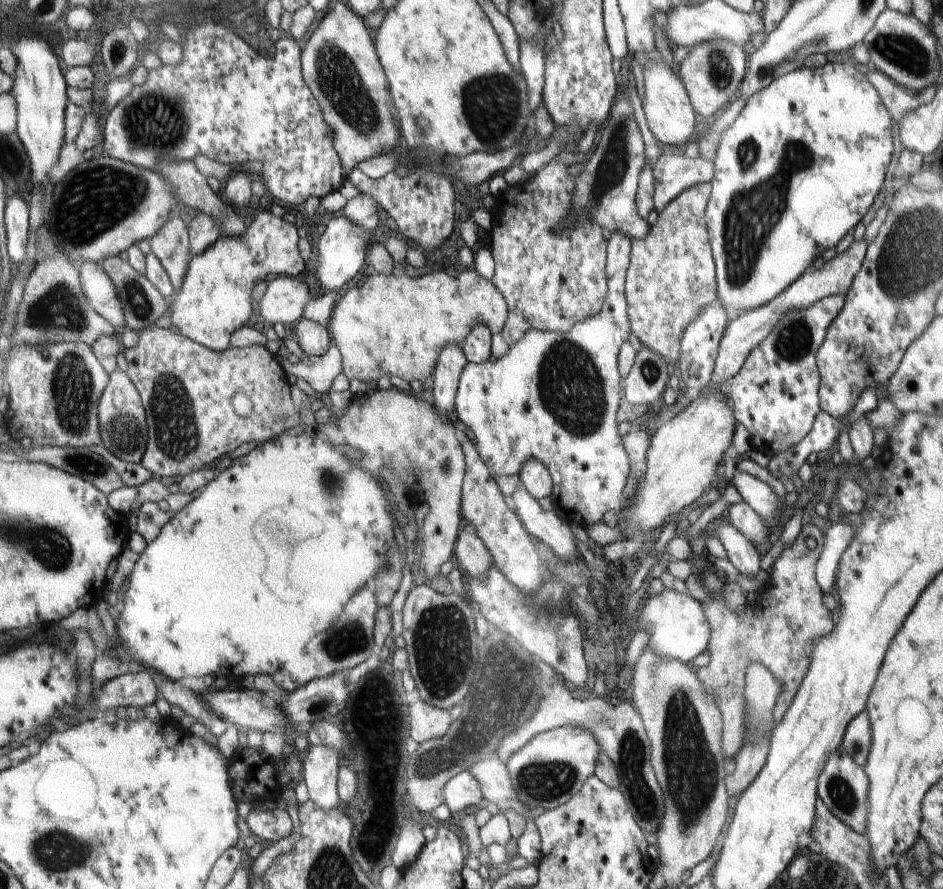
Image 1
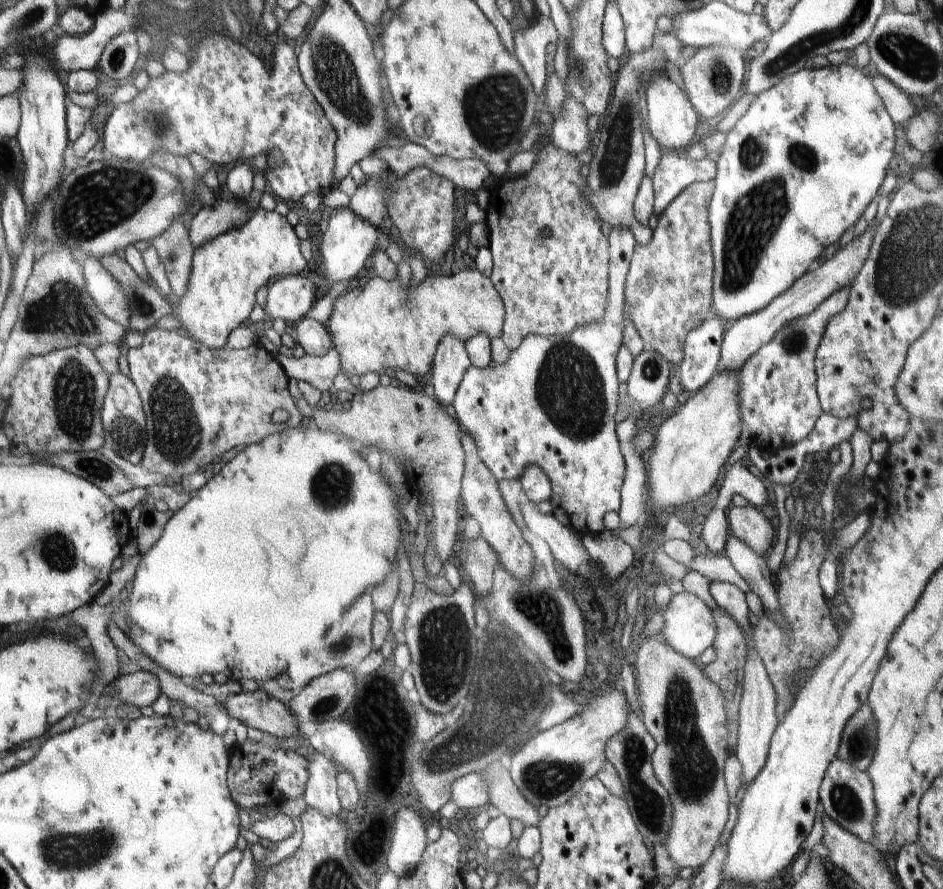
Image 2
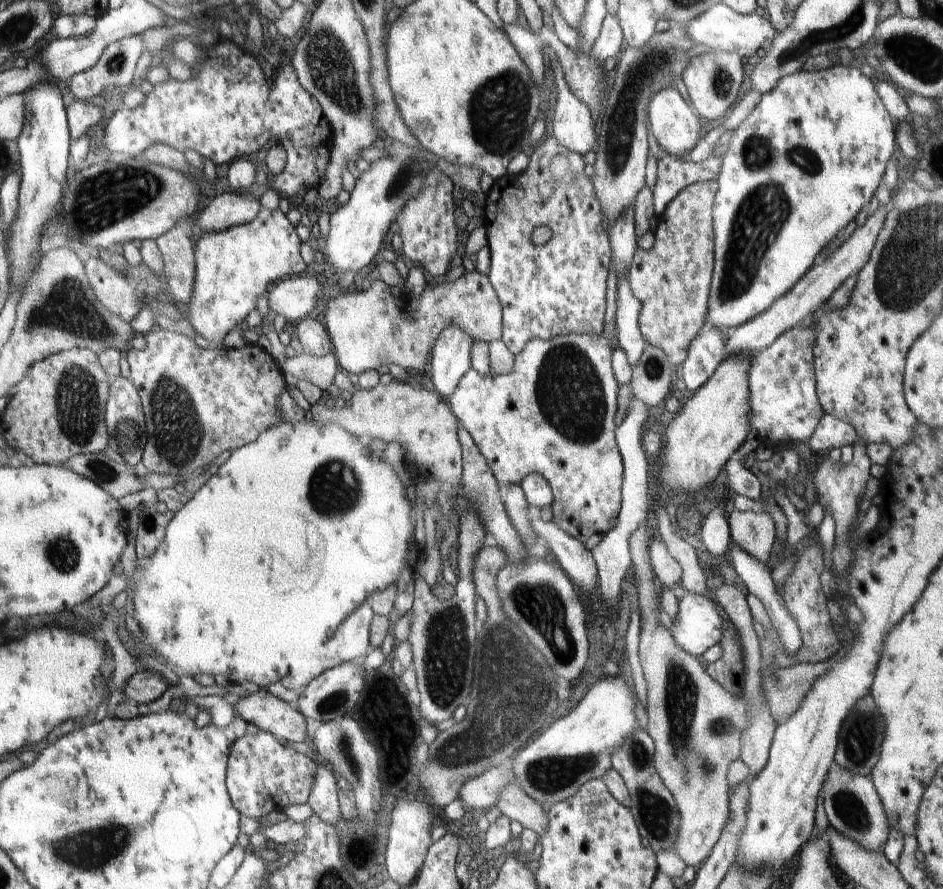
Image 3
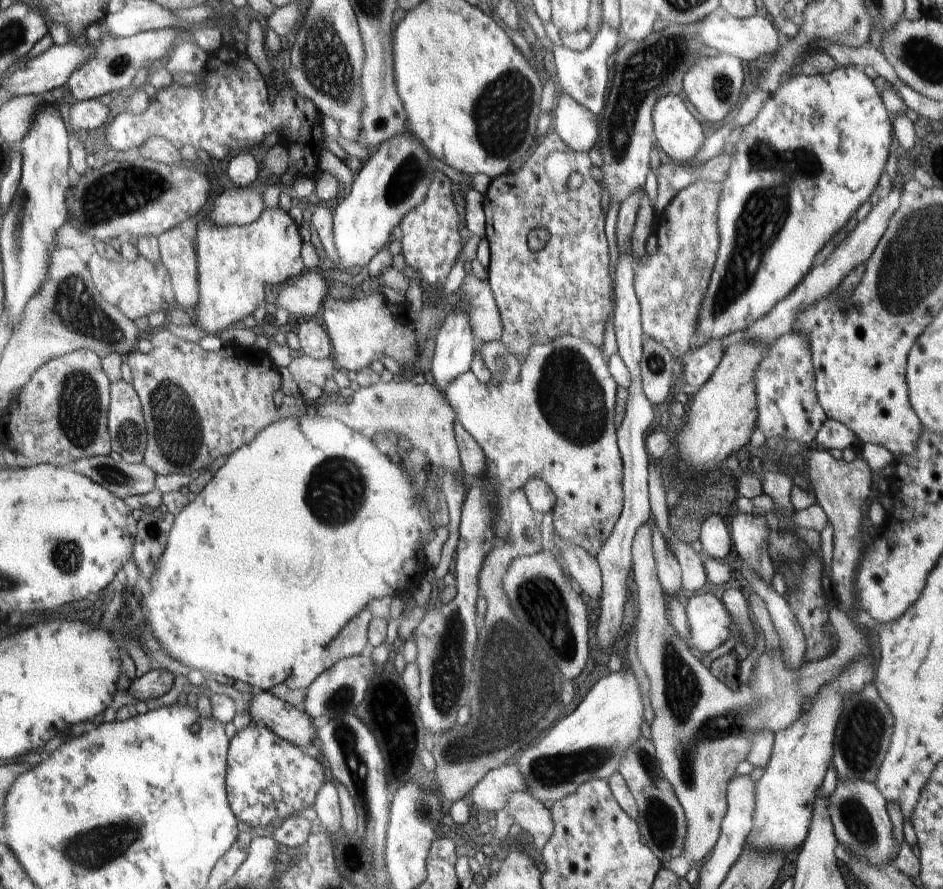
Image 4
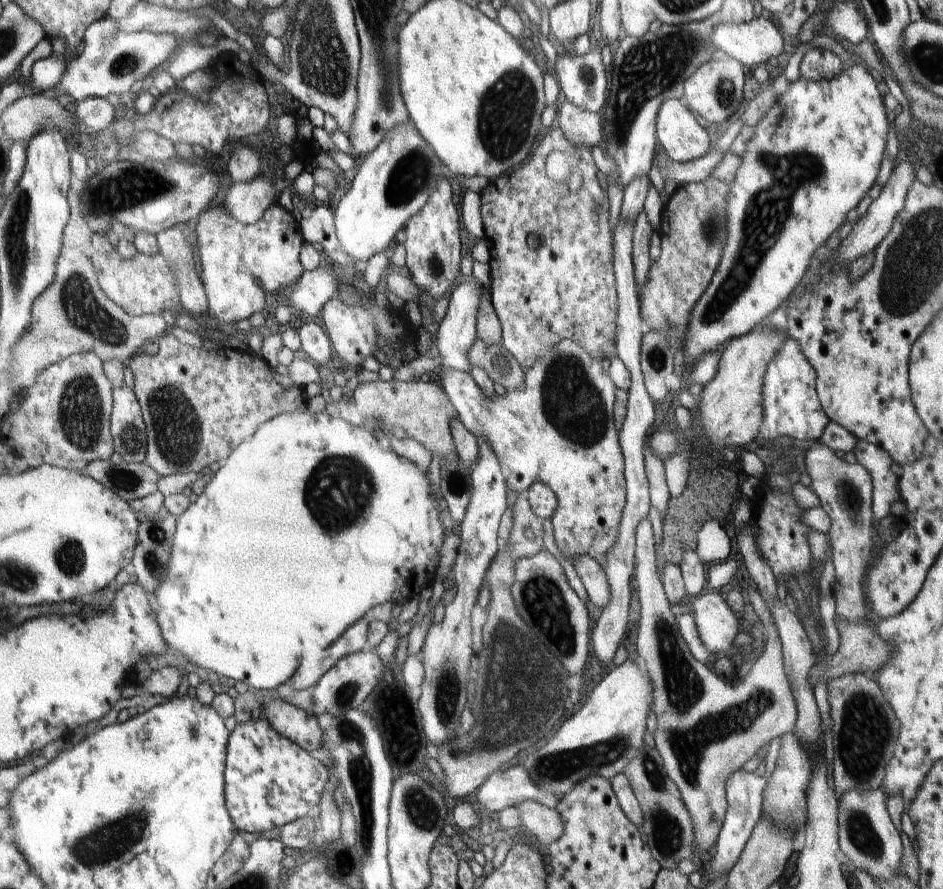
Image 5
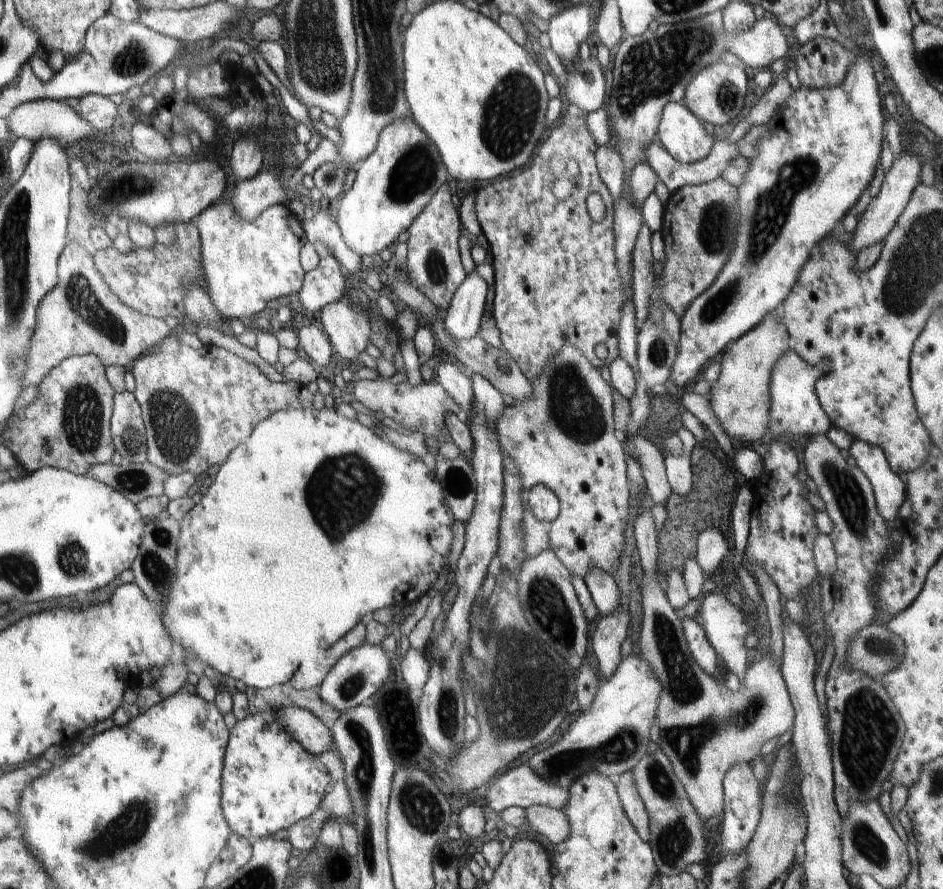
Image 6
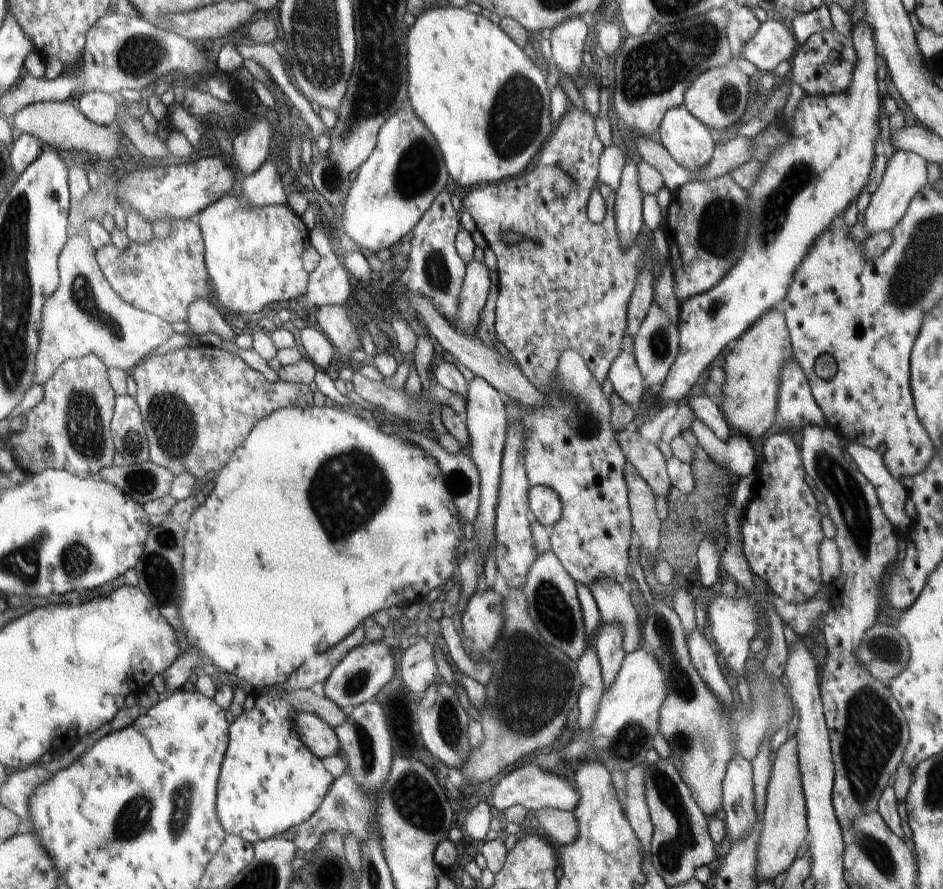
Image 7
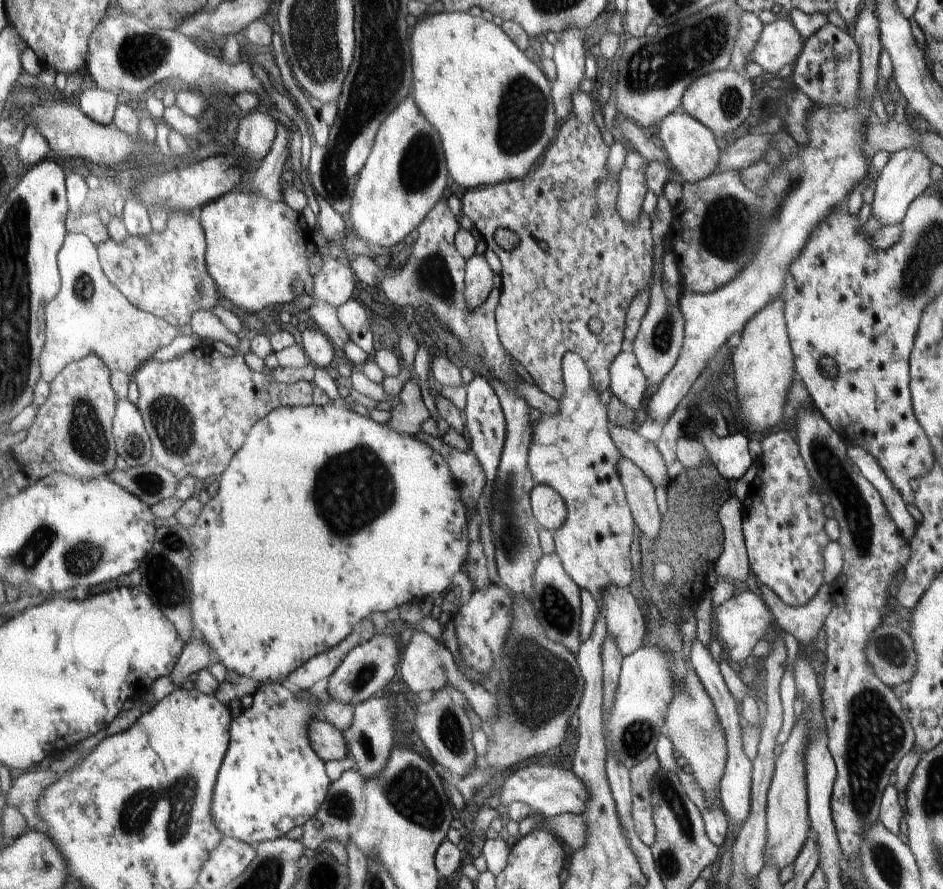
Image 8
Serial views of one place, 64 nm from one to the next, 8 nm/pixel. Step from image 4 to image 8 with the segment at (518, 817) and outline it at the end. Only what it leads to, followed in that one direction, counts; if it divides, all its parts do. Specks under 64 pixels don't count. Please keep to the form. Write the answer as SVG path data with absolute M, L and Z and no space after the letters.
M561 814L546 817L548 830L561 842L570 846L572 850L583 849L587 843L587 820L584 815Z

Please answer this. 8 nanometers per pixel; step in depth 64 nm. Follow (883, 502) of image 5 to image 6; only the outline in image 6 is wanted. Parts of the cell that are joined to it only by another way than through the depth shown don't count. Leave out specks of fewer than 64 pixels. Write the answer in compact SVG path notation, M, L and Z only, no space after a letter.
M862 440L854 441L849 451L860 471L872 484L878 514L888 524L895 521L898 508L906 501L906 490L902 480L892 472L886 454L882 449Z

